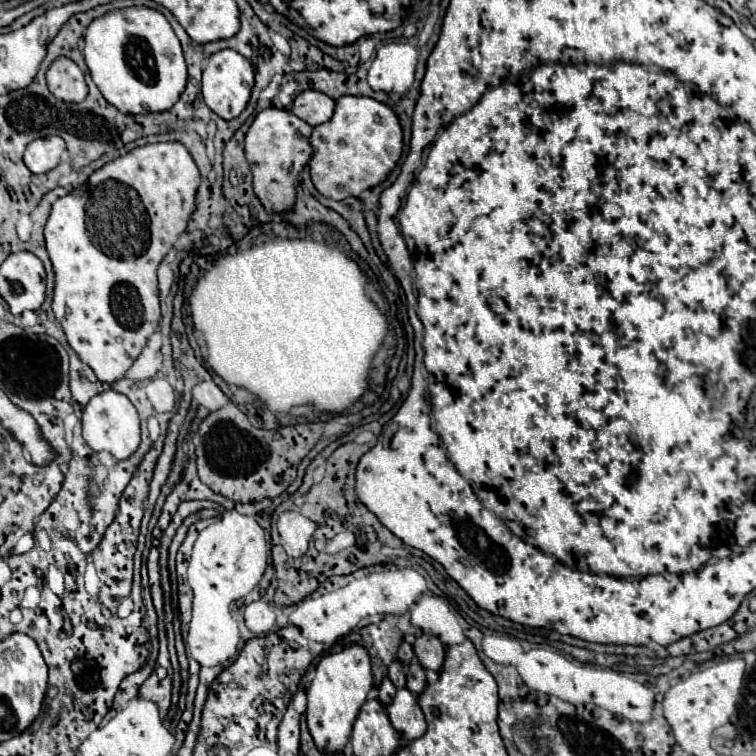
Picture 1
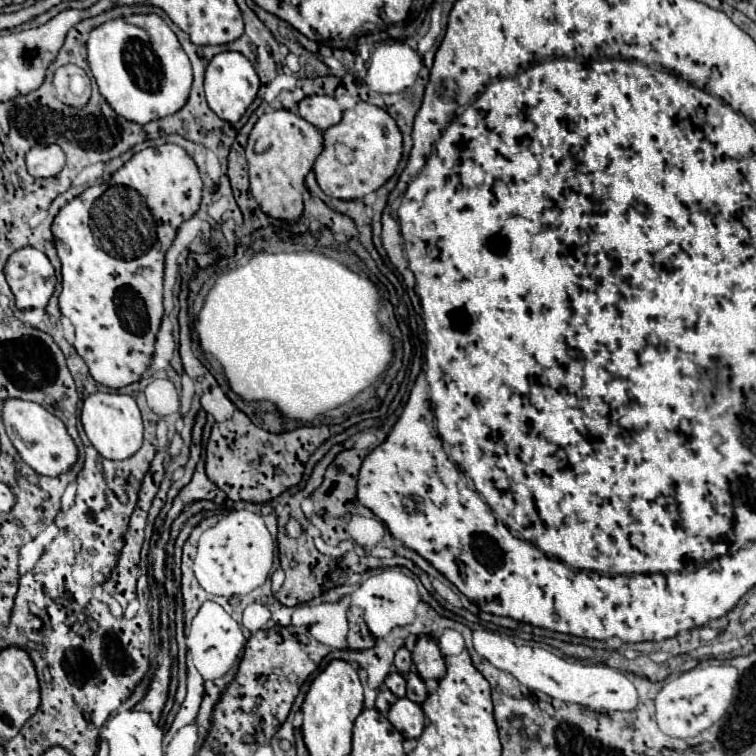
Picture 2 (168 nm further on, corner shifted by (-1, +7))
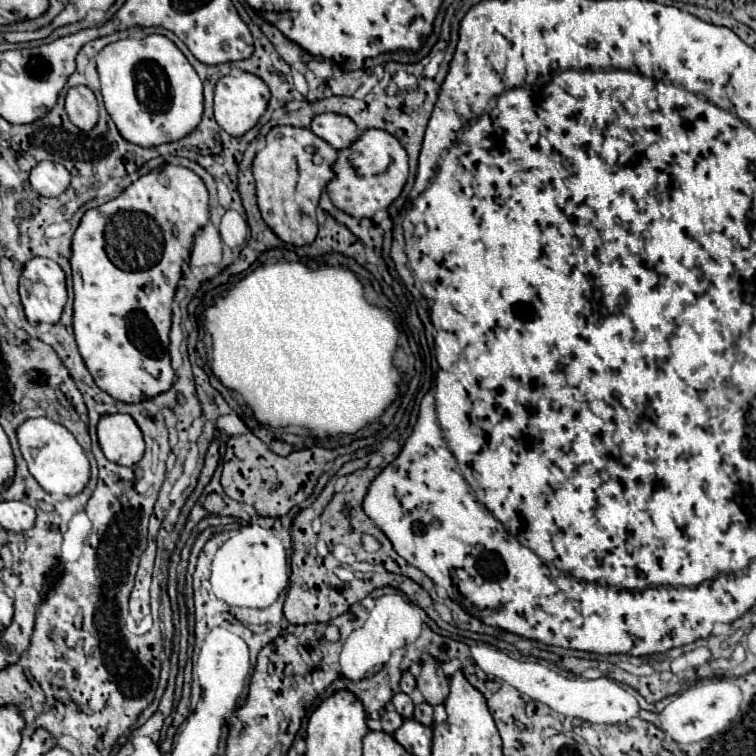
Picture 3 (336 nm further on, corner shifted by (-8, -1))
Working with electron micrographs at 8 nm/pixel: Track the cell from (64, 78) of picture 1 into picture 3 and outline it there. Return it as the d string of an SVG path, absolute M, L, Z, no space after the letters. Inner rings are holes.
M72 86L66 94L66 112L74 126L92 130L98 122L98 100L88 86Z

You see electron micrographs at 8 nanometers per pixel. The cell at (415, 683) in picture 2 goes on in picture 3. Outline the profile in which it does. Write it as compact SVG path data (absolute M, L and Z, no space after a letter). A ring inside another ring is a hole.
M422 702L414 708L414 718L418 722L424 722L426 726L432 726L432 706L428 702Z

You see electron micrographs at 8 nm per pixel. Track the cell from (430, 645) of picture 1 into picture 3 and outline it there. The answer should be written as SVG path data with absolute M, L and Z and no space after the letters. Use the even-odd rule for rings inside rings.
M426 656L422 662L422 672L416 678L418 680L418 690L424 694L424 700L432 706L442 704L450 692L448 688L448 676L442 672L442 664L432 658Z

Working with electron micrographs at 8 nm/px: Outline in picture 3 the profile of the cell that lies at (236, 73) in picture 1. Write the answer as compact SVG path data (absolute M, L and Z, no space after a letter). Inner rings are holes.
M250 72L228 74L228 76L224 76L216 82L216 90L214 90L214 116L216 116L216 122L230 136L242 136L264 114L264 110L268 106L268 100L270 100L270 90L256 74L250 74Z

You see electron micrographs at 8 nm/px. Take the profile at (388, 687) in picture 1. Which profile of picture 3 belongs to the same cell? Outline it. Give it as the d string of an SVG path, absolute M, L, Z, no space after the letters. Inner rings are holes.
M390 706L390 708L386 708L386 712L382 714L380 722L382 722L382 730L384 730L384 732L388 732L388 734L392 734L392 732L396 732L396 730L400 728L402 716L400 716L400 714Z

